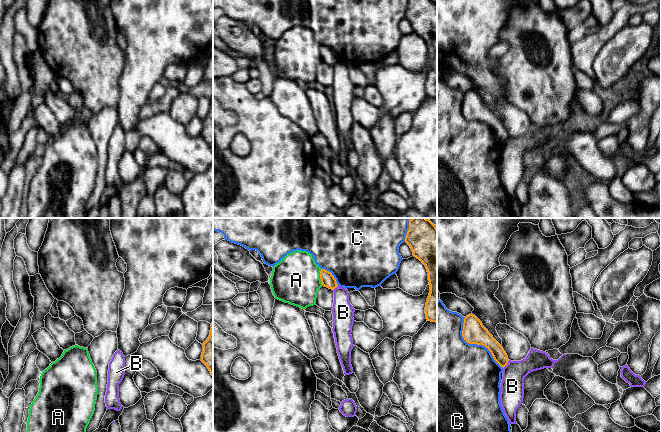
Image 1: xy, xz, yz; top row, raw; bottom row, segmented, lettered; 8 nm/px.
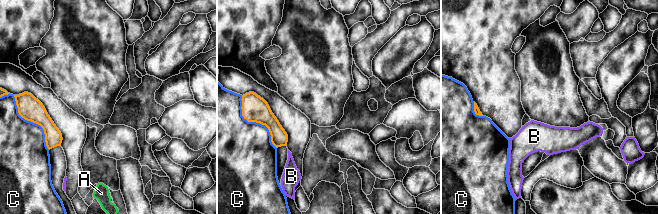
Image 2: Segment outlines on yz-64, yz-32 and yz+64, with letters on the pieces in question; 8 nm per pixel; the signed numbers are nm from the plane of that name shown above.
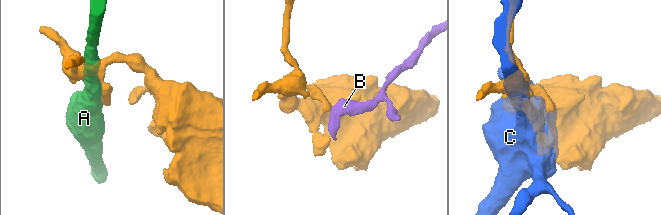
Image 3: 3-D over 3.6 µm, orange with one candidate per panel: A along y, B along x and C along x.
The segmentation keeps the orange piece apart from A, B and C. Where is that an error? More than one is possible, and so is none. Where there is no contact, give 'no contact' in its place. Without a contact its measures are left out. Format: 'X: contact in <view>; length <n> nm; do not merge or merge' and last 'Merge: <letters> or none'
A: contact in xz; length 140 nm; do not merge
B: contact in yz; length 90 nm; do not merge
C: contact in yz; length 500 nm; do not merge
Merge: none

